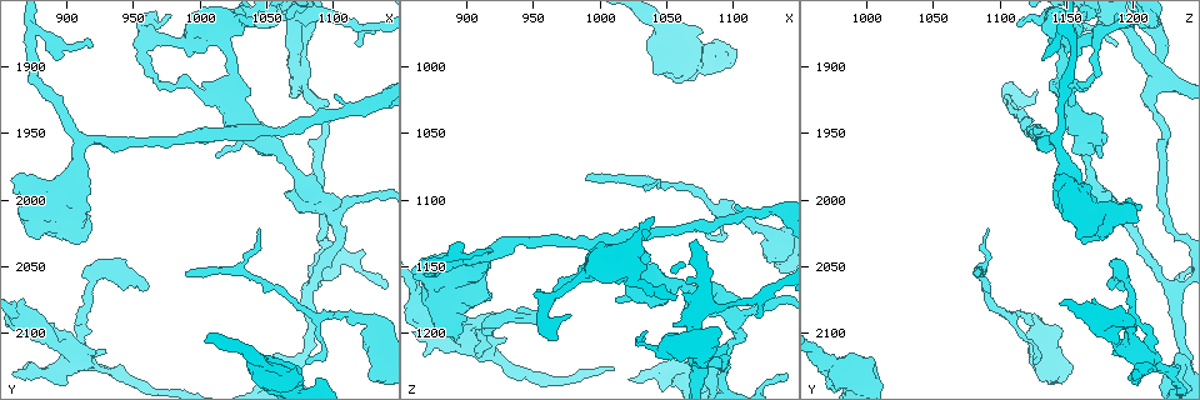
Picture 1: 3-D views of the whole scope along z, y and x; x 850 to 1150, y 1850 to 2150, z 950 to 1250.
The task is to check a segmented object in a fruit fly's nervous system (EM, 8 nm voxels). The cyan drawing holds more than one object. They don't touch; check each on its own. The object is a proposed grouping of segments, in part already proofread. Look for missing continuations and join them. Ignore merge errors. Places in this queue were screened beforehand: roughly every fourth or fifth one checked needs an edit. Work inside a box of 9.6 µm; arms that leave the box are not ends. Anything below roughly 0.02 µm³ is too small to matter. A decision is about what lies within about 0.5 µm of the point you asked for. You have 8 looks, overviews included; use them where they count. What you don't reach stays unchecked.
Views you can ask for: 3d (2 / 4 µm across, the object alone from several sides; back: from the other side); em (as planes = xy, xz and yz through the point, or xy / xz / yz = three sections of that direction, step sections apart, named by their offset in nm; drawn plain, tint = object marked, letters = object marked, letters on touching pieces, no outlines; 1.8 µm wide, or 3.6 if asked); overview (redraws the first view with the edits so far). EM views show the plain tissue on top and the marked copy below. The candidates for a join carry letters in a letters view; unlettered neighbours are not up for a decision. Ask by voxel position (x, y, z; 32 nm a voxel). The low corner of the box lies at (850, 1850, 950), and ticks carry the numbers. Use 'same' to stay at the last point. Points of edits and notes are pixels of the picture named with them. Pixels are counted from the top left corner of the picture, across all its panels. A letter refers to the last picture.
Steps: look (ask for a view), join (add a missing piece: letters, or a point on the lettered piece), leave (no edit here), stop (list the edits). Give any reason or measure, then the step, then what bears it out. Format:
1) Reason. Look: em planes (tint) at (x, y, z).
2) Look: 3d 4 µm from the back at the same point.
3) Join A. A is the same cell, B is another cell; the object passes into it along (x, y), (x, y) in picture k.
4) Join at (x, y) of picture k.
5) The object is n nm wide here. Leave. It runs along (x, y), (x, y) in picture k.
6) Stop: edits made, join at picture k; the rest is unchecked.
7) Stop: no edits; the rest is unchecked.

Calibre changes. Look: 3d 4 µm at (1046, 2126, 978).

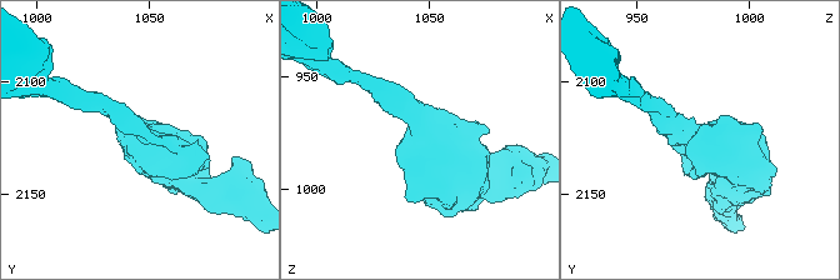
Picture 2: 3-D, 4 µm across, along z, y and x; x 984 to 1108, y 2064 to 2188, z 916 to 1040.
Look: em 3.6 µm xz step 16 (tint) at (1047, 2126, 979).

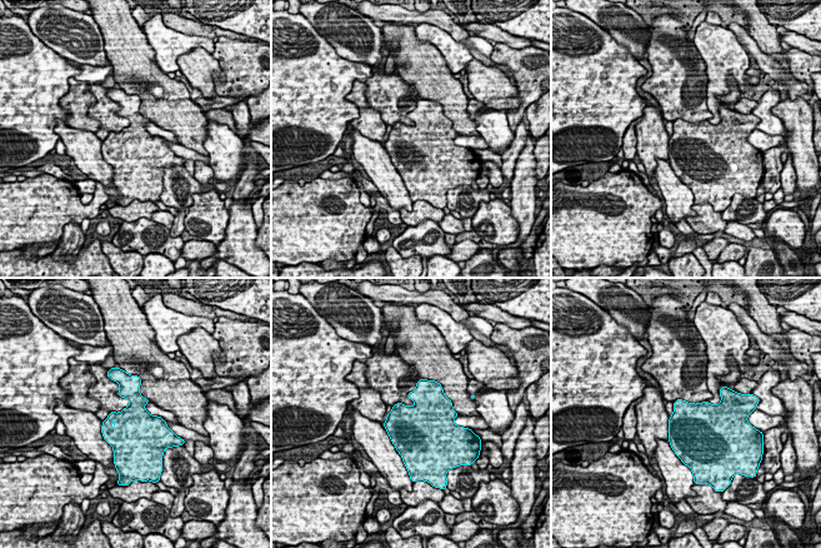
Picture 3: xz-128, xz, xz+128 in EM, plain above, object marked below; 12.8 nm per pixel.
Another direction. Look: em 3.6 µm planes (letters) at the same point.

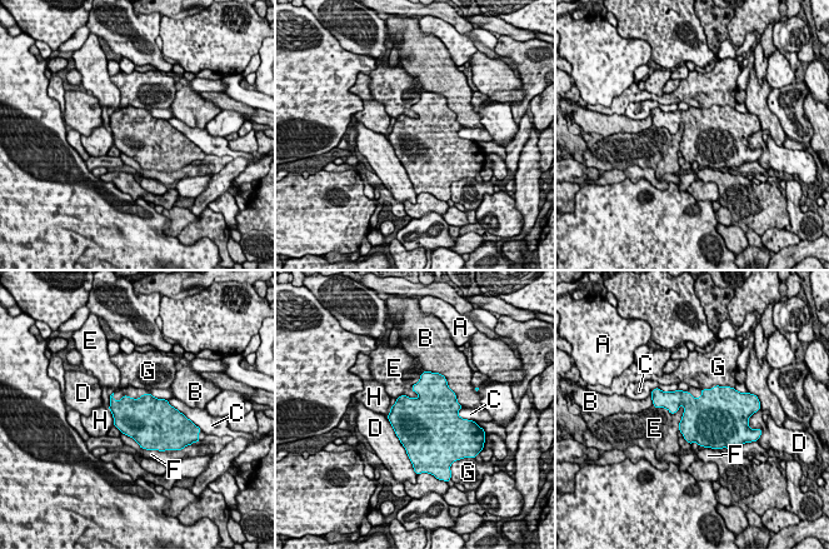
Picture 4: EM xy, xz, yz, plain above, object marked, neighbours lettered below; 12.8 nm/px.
The object is 550 nm wide here. Leave. A, B, C, D, E, F, G and H are other cells; a border runs along (653, 404), (682, 405), (679, 430) in picture 4; none of them fits.

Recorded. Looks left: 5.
Calibre changes. Look: em yz step 8 (tint) at (870, 2094, 1192).

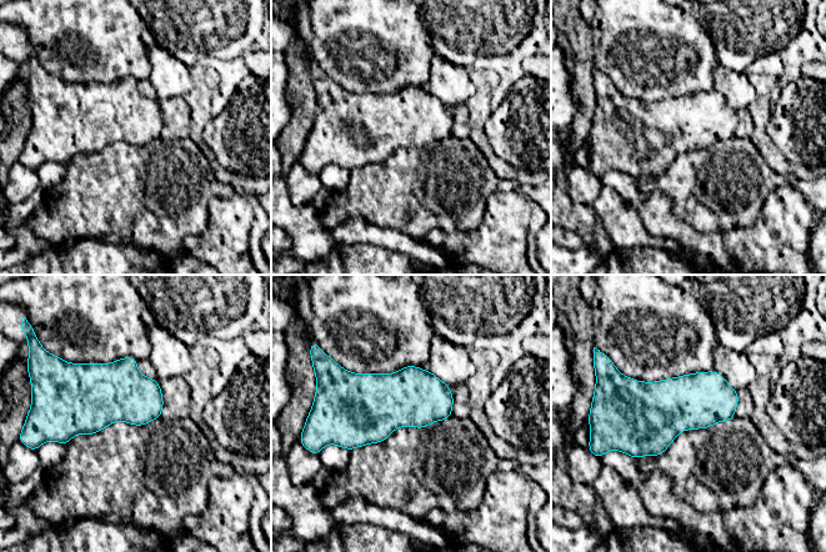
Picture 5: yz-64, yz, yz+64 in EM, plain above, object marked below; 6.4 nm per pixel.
Look: em planes (letters) at the same point.

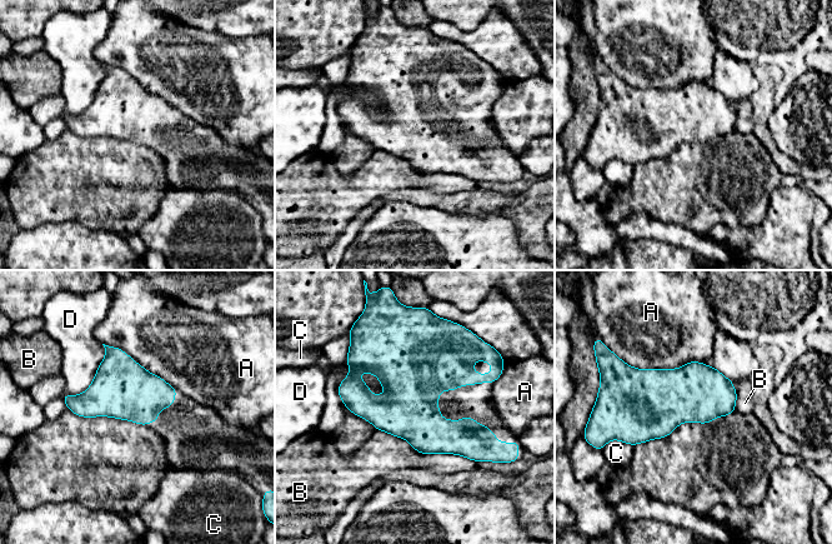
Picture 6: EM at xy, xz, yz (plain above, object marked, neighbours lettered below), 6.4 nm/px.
The longest contact is with B, 650 nm. Leave. A, B, C and D are other cells; a border runs along (376, 429), (421, 453), (475, 462) in picture 6; none of them fits.

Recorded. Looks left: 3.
Narrows sharply. Look: 3d 4 µm at (928, 2130, 1226).

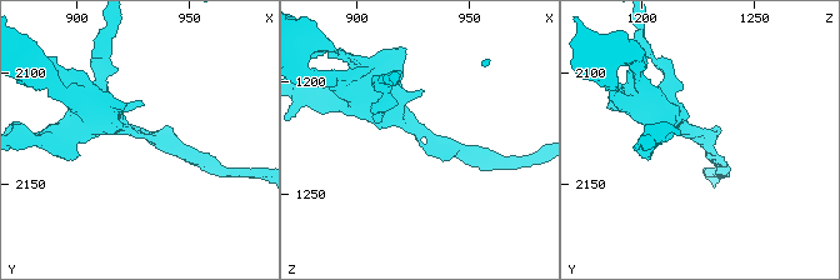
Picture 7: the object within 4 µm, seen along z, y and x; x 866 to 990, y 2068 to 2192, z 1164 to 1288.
Look: em planes (letters) at (931, 2128, 1224).

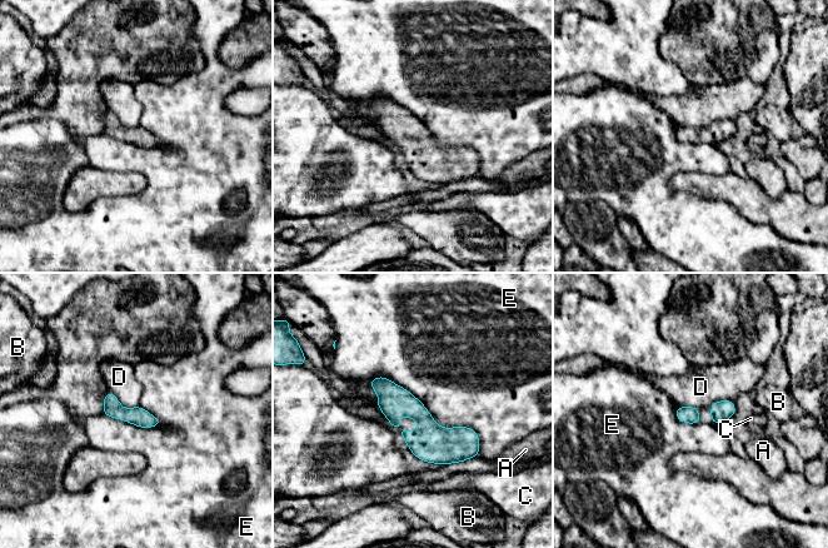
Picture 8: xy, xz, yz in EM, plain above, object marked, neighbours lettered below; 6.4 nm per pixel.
The arms are 160, 500 nm wide. Leave. A, B, C, D and E are other cells; no lettered piece goes on from it.

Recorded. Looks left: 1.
Stop: no edits; the rest is unchecked.

